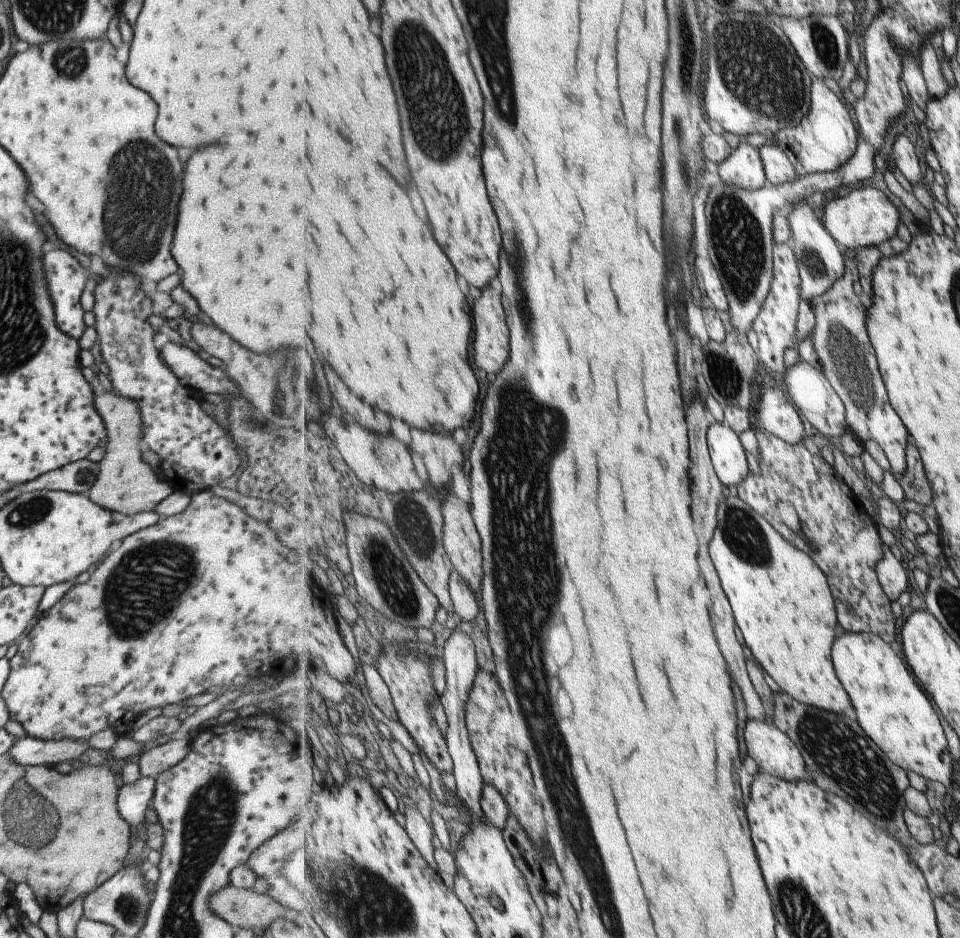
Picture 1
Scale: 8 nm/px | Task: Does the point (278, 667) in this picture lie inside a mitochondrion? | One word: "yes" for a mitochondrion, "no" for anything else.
no

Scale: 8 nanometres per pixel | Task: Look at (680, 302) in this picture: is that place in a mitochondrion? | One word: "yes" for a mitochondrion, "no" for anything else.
no

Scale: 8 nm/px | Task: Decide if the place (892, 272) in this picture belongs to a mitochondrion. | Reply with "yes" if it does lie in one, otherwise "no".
no

